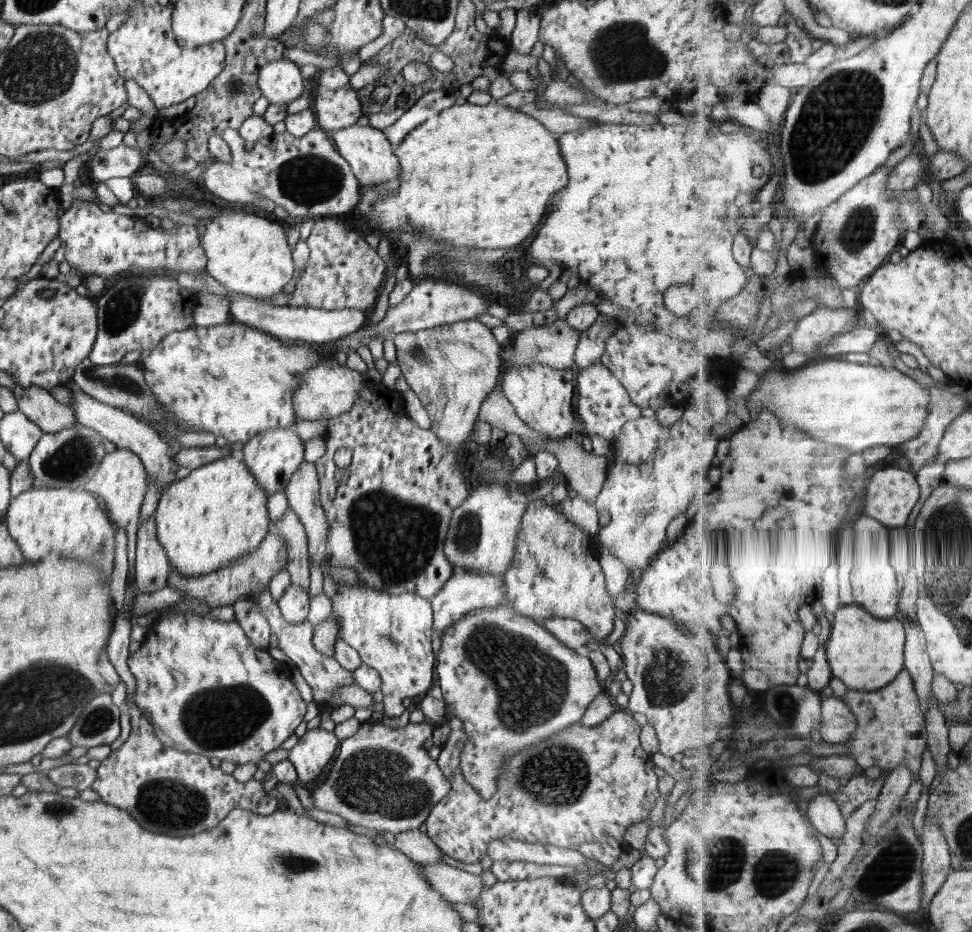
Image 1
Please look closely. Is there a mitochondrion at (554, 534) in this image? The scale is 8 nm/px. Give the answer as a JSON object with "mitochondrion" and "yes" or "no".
{"mitochondrion":"no"}

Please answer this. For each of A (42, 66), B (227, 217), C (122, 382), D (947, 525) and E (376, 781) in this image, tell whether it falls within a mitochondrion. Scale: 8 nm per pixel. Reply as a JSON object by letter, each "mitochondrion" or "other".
{"A":"mitochondrion","B":"other","C":"mitochondrion","D":"mitochondrion","E":"mitochondrion"}

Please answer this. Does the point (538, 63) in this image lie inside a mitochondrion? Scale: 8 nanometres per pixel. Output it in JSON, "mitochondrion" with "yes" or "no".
{"mitochondrion":"no"}

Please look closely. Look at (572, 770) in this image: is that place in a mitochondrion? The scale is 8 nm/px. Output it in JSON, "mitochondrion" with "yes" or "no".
{"mitochondrion":"yes"}

